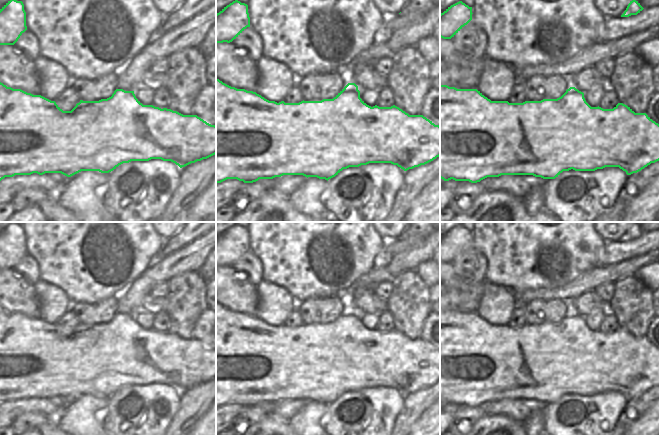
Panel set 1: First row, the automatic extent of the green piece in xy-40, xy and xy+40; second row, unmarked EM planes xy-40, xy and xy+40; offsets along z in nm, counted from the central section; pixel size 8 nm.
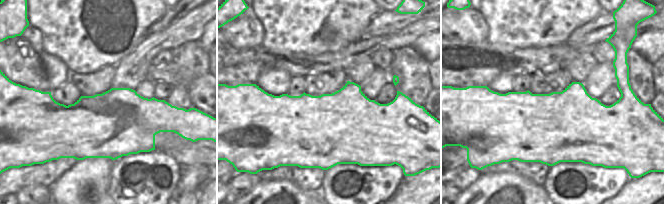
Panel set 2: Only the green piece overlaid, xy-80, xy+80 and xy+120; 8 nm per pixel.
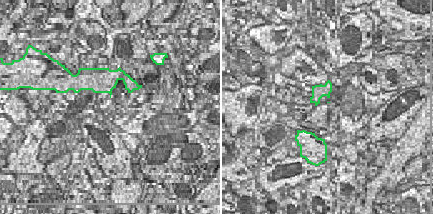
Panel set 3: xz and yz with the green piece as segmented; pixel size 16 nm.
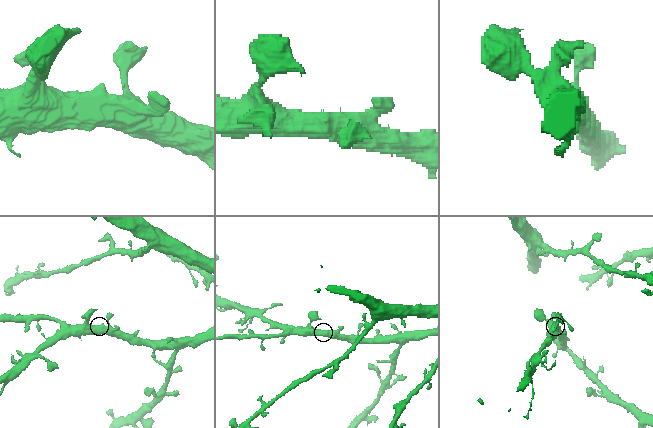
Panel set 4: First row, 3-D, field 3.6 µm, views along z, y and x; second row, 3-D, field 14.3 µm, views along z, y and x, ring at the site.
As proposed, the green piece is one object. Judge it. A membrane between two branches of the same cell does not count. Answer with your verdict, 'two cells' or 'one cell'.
one cell

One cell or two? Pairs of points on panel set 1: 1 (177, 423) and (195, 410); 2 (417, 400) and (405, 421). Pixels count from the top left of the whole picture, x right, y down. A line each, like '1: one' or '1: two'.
1: one
2: one

